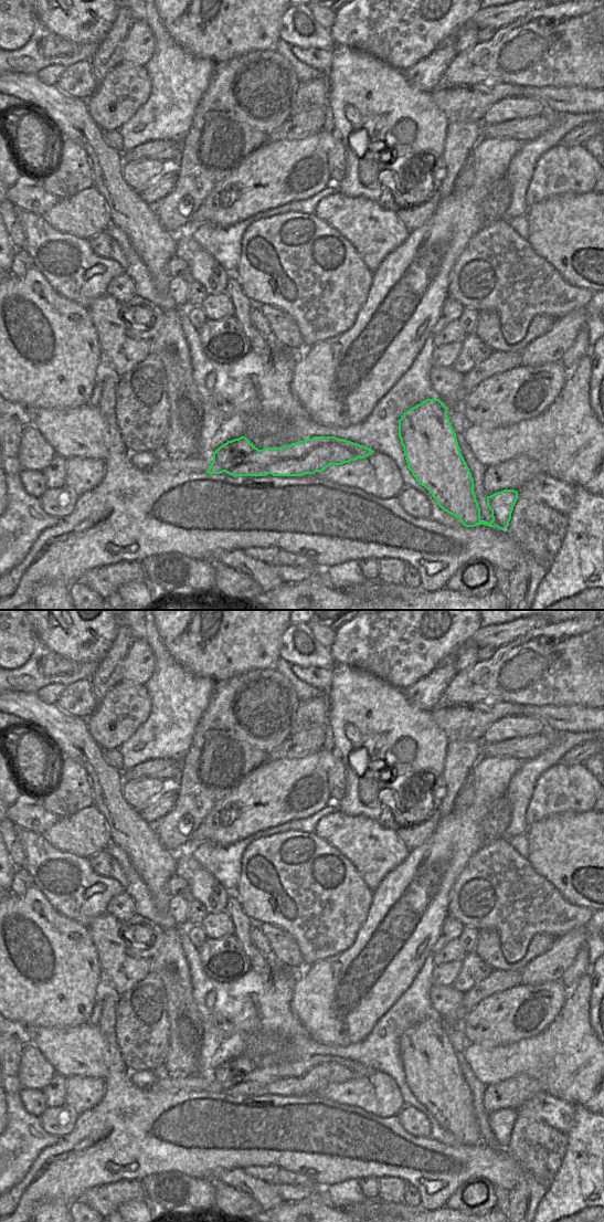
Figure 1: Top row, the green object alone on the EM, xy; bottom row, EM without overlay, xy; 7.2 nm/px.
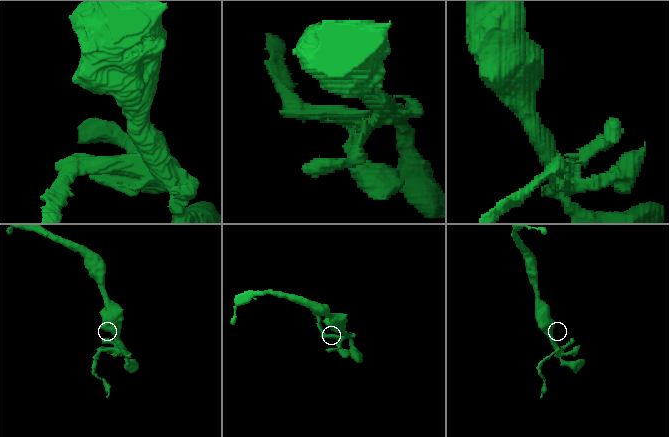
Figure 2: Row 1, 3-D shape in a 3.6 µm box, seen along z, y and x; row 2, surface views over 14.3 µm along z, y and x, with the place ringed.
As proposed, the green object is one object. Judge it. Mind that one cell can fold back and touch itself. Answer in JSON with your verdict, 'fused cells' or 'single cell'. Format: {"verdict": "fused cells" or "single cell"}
{"verdict": "fused cells"}

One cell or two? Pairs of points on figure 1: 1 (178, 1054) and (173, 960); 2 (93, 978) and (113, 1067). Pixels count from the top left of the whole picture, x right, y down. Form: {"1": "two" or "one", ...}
{"1": "one", "2": "two"}

